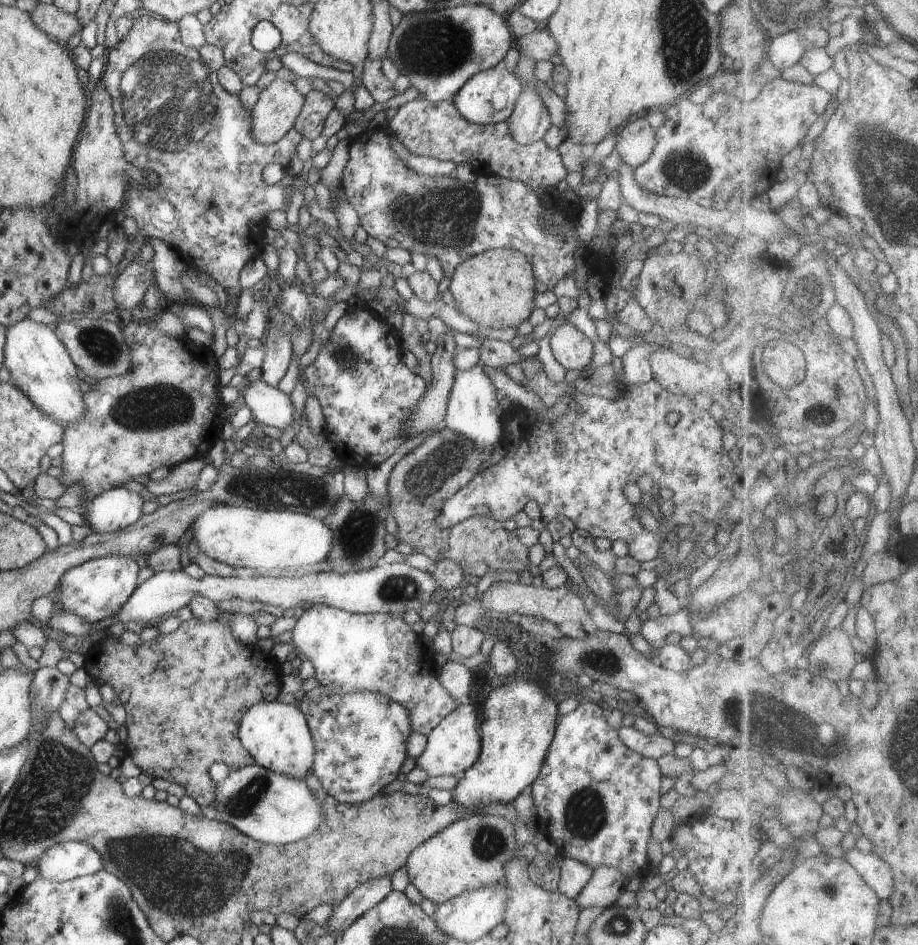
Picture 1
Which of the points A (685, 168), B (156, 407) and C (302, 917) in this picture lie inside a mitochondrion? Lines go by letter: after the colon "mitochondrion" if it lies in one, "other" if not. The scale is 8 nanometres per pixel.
A: mitochondrion
B: mitochondrion
C: other

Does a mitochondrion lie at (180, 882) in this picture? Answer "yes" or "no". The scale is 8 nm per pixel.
yes

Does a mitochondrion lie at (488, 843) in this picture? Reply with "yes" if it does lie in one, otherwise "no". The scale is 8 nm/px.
yes

